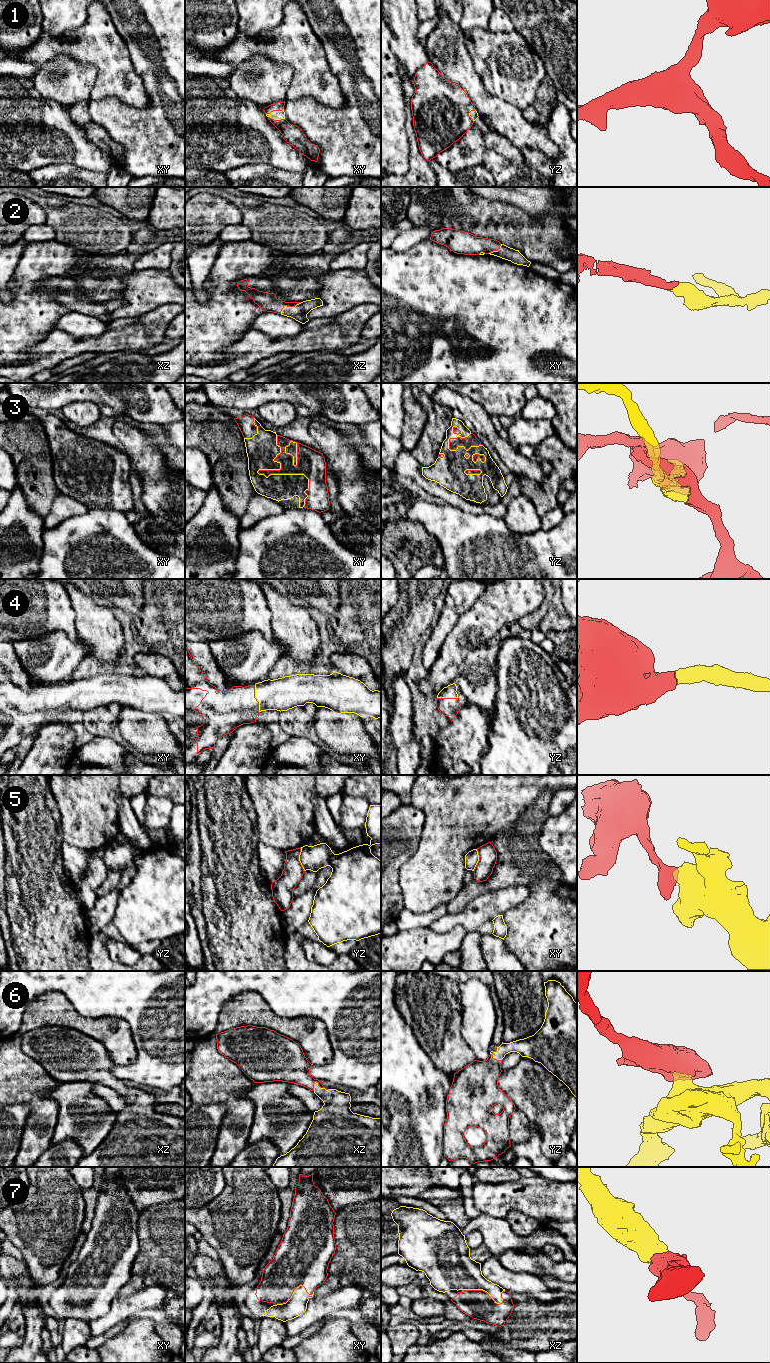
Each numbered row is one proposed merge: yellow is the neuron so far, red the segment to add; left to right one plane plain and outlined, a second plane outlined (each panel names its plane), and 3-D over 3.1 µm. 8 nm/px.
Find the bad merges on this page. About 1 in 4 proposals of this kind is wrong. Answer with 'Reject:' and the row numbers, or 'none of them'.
Reject: 5

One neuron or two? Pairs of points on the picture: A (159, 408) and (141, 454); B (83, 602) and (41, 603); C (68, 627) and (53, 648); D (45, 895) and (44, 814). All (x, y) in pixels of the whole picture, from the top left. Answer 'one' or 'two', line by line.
A: two
B: two
C: two
D: one

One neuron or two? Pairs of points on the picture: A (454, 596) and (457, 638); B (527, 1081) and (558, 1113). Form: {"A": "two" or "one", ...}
{"A": "two", "B": "one"}

